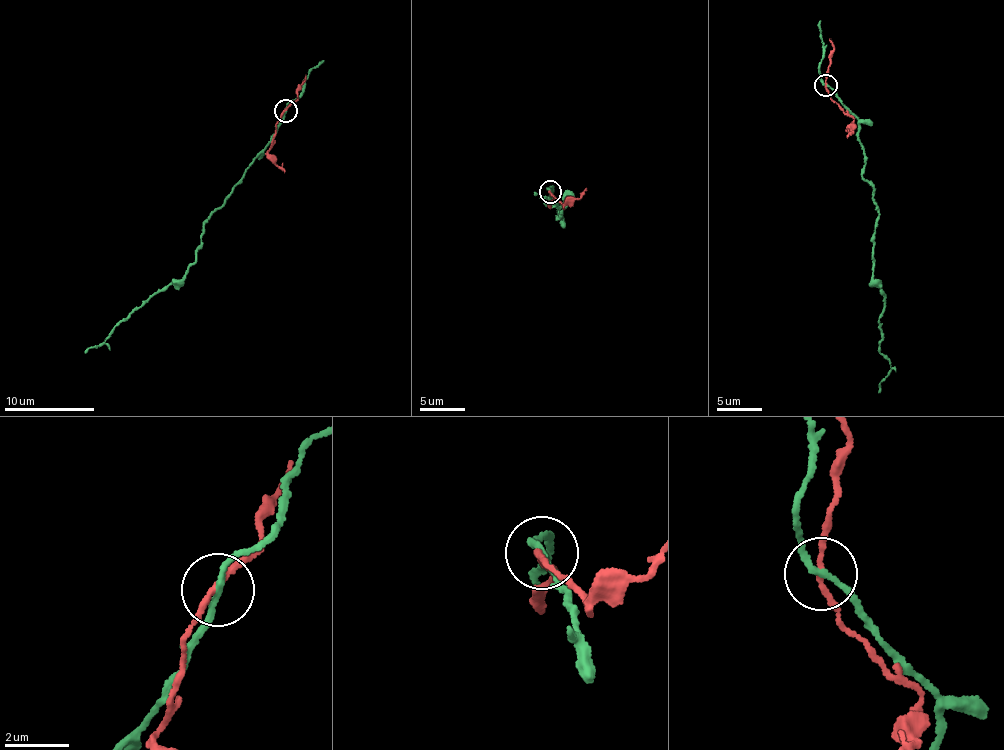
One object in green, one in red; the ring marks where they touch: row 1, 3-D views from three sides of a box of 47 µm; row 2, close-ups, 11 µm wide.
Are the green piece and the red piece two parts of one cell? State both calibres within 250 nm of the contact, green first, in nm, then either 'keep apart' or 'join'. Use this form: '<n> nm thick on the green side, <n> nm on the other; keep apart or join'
170 nm thick on the green side, 150 nm on the other; keep apart

